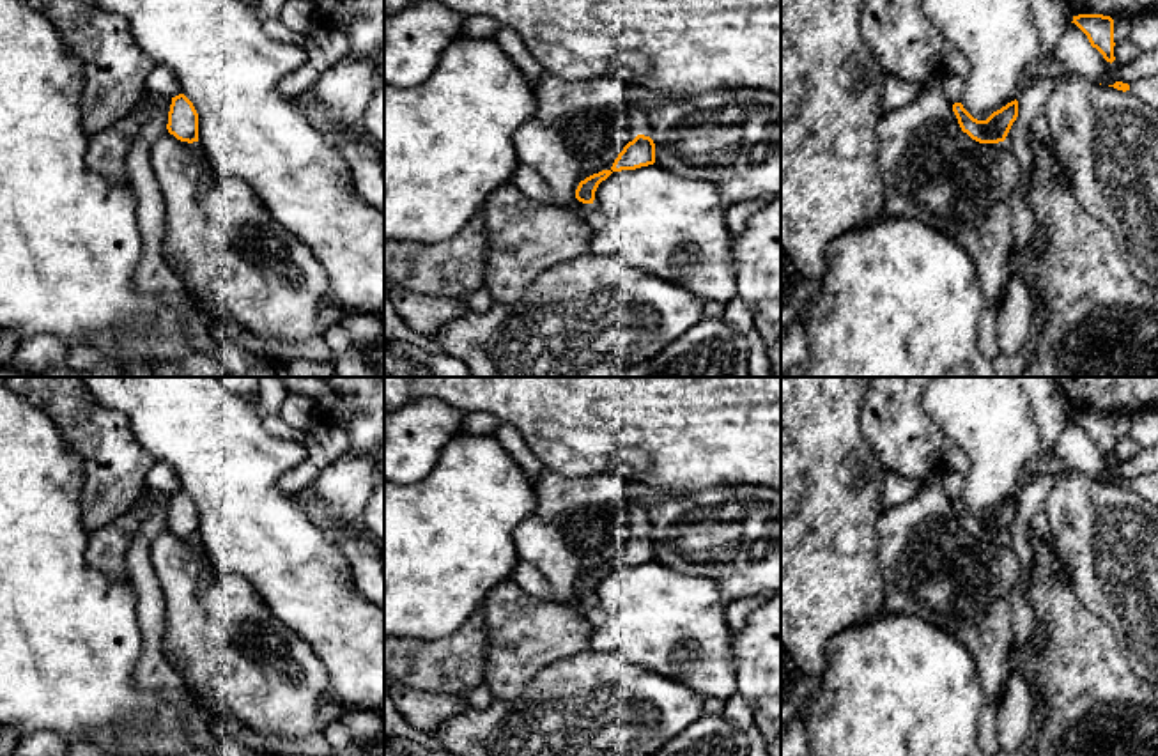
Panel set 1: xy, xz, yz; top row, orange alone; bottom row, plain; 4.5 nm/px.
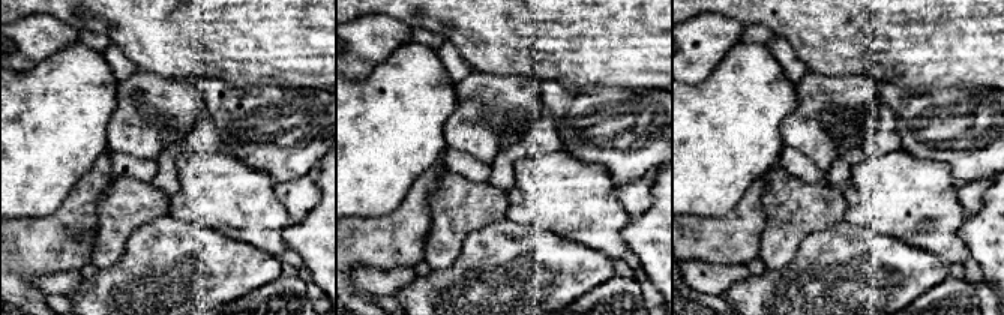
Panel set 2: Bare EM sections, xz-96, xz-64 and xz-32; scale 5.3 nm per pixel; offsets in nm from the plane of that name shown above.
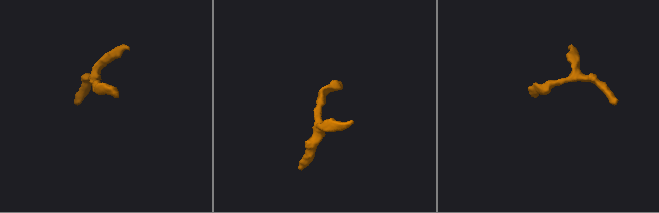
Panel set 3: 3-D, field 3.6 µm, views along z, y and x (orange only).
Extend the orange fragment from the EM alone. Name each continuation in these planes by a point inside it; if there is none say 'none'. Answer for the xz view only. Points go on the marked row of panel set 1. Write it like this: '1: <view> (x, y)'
1: xz (638, 119)

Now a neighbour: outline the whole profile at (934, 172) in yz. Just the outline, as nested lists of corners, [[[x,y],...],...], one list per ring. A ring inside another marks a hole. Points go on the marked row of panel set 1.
[[[942,62],[923,80],[919,96],[905,106],[884,112],[878,152],[885,184],[885,216],[915,220],[958,243],[972,258],[986,306],[999,306],[1011,276],[1013,251],[1011,195],[1020,165],[1011,145],[979,143],[961,131],[944,81]]]

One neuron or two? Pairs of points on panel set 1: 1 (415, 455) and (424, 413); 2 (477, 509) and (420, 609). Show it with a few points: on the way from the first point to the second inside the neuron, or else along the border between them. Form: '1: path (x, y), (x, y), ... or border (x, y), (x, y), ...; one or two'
1: path (415, 445), (424, 424); one
2: path (452, 533), (420, 565), (420, 585); one

